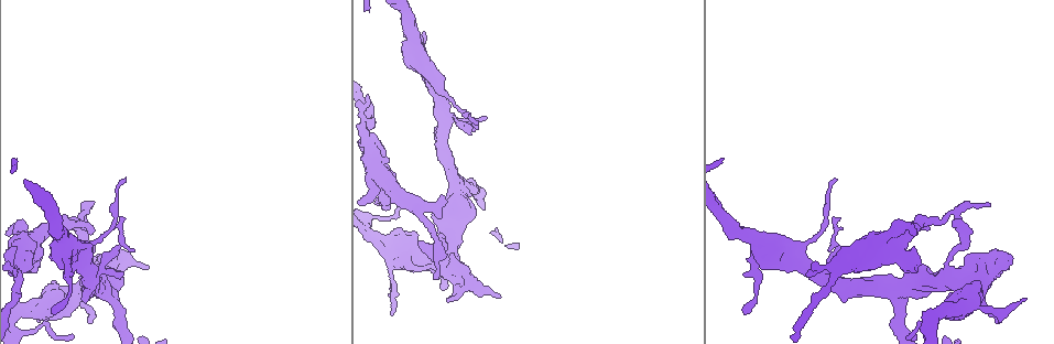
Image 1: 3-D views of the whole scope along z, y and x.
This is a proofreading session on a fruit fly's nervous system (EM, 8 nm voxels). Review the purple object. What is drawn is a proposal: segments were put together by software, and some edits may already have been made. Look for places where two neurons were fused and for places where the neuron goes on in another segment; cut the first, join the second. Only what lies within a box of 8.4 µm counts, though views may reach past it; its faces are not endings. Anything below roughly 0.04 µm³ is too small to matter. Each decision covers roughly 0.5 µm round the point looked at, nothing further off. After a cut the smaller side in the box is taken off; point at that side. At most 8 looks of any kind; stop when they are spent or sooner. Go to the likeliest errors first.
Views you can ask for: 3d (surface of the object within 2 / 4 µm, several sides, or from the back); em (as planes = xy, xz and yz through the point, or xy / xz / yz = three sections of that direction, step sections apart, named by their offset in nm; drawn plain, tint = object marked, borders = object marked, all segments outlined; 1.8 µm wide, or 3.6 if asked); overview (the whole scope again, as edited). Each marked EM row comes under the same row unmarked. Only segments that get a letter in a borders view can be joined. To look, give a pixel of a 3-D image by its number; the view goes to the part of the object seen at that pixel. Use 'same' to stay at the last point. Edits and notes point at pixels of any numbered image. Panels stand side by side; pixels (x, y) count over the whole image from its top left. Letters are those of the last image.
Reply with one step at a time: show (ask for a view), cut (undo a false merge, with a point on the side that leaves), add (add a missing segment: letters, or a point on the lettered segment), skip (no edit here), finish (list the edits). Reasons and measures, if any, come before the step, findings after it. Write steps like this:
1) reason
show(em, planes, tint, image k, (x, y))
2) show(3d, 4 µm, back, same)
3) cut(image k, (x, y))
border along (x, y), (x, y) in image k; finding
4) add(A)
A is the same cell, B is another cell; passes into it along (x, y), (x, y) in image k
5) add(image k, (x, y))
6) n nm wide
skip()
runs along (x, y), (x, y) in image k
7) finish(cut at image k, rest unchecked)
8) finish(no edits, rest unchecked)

branch point
show(3d, 4 µm, image 1, (949, 276))

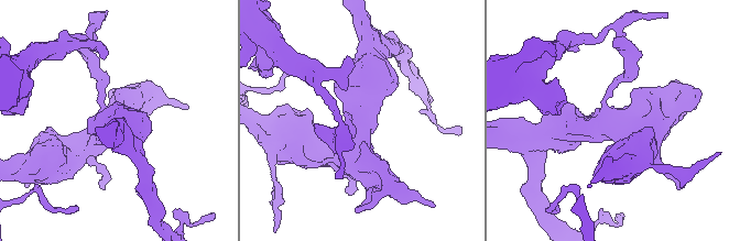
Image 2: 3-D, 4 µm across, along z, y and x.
3 arms; need the tissue
show(em, planes, borders, image 2, (603, 116))

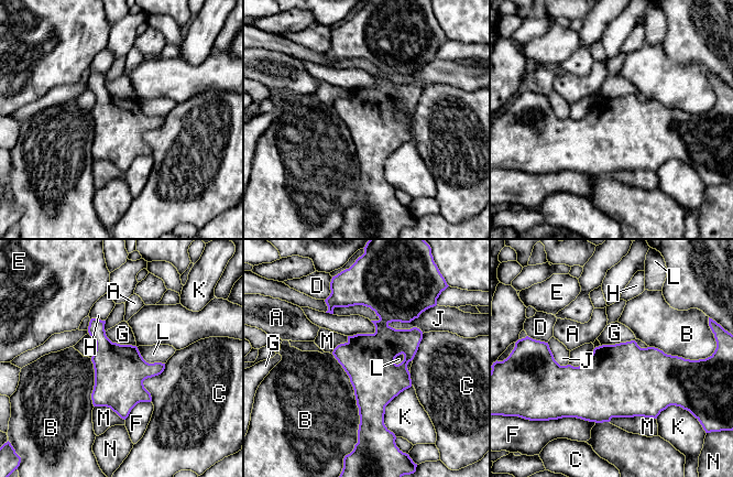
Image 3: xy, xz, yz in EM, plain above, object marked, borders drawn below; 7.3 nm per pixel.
skip()
A, B, C, D, E, F, G, H, J, K, L, M and N are other cells; border along (105, 332), (112, 342), (135, 346) in image 3; continuous, no second neuron

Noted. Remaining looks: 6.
thick end
show(em, planes, borders, image 1, (375, 204))

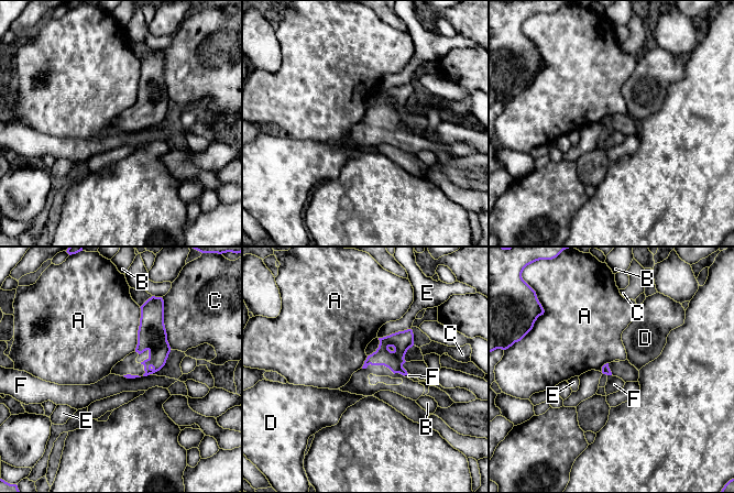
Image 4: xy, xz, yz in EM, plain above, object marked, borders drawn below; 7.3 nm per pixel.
skip()
A, B, C, D, E and F are other cells; border along (140, 307), (138, 343), (134, 350) in image 4; none of them fits

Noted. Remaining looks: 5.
thin end
show(em, planes, borders, image 1, (392, 314))

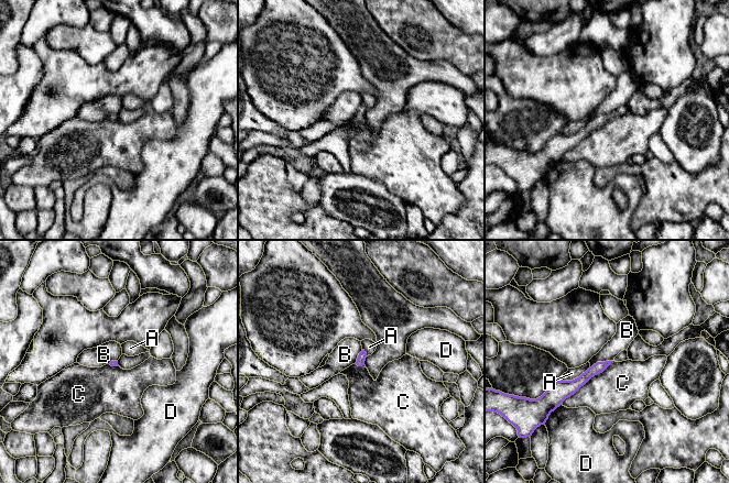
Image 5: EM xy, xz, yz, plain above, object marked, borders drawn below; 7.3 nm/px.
skip()
A, B, C and D are other cells; runs along (605, 364), (552, 397) in image 5; no lettered segment goes on from it

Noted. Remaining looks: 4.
free end
show(em, 3.6 µm, yz, step 16, borders, image 1, (744, 311))

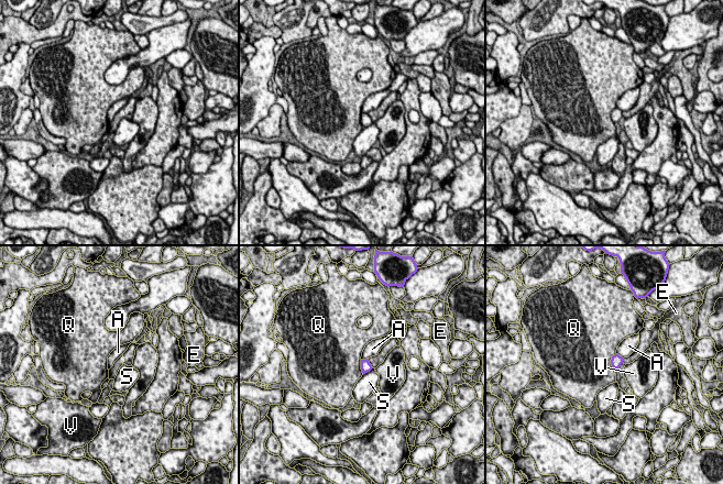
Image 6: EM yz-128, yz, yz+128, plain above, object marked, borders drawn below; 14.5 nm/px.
skip()
A, E, Q, S and V are other cells; border along (615, 353), (611, 360), (614, 370) in image 6; none of them fits

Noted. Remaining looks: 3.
finish(no edits, rest unchecked)

